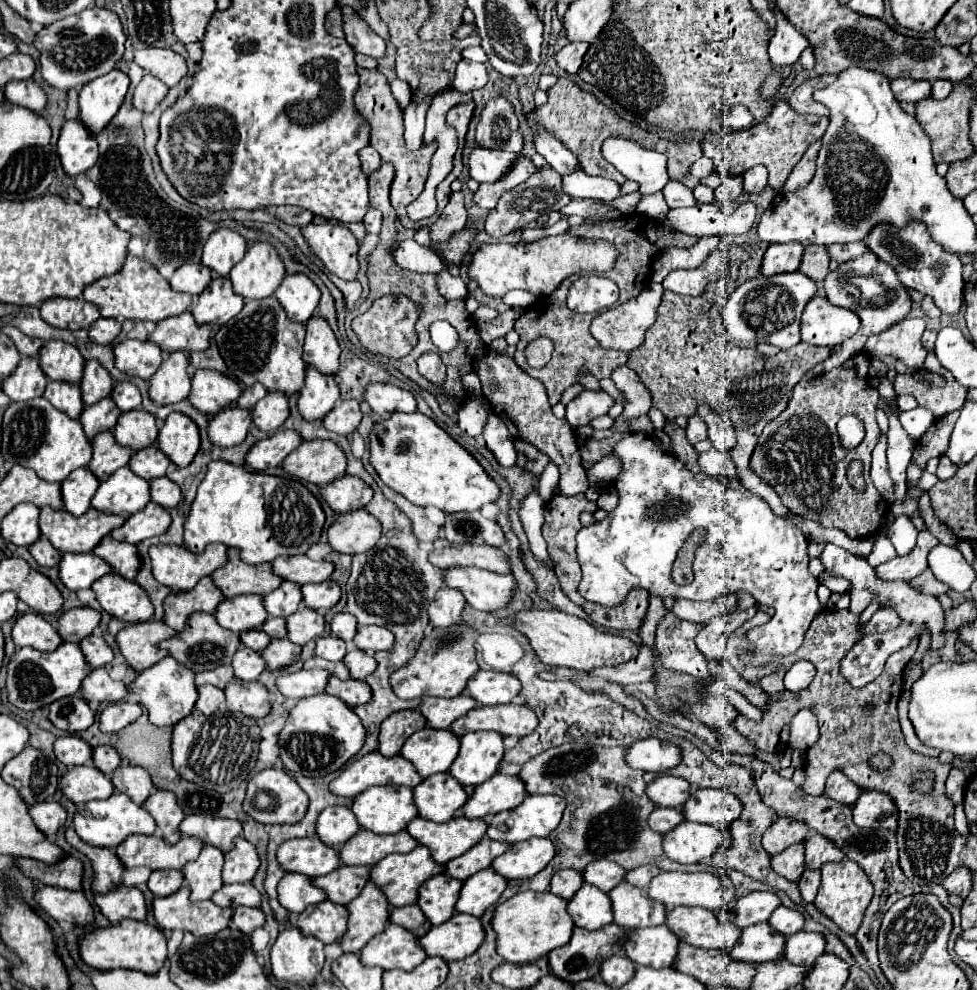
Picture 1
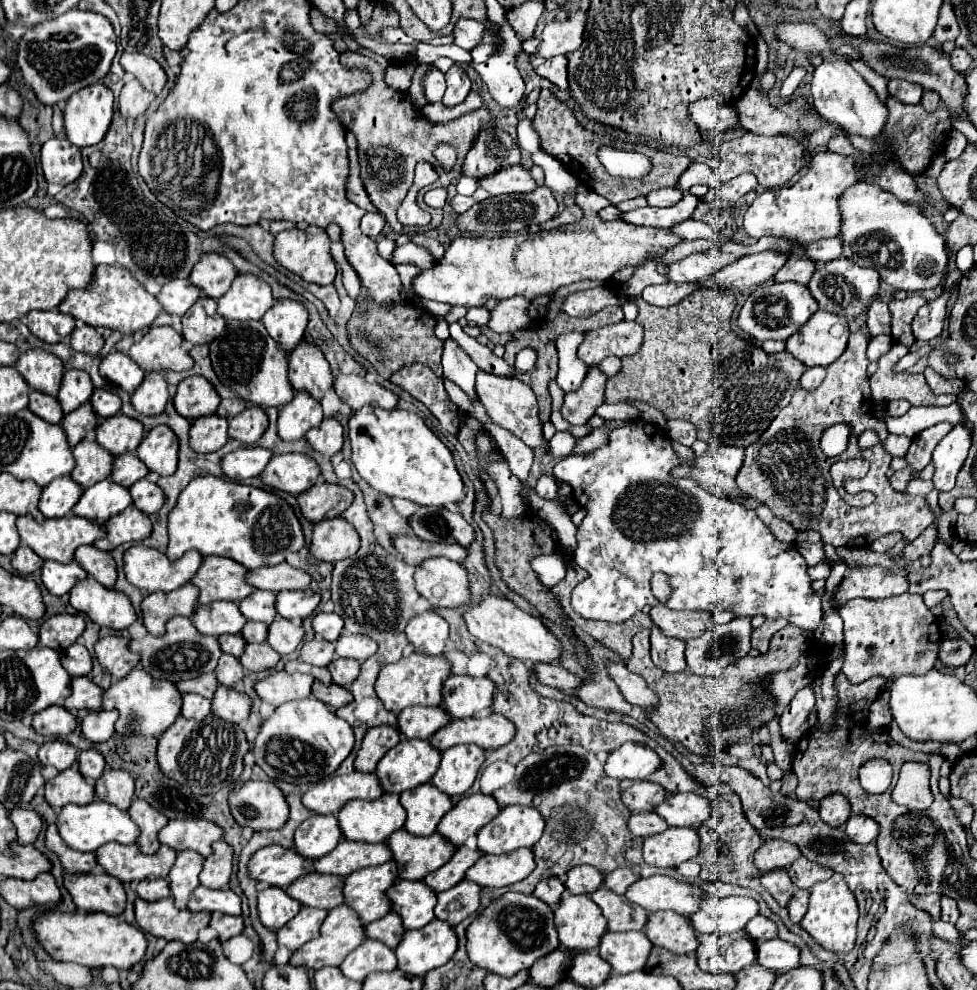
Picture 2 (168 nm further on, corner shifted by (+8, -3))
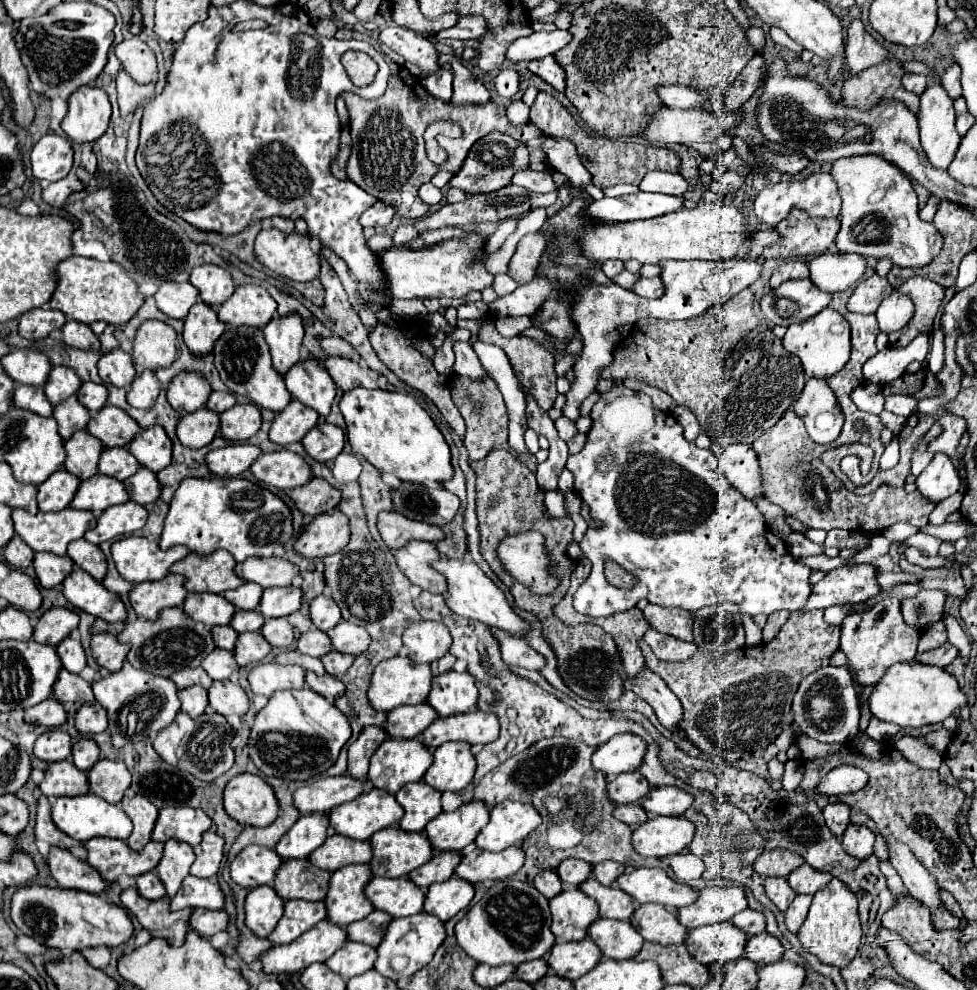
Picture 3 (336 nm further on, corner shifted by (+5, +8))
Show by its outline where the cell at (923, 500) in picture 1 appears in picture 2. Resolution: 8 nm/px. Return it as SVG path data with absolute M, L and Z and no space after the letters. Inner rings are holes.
M913 478L906 488L906 493L908 495L916 496L923 495L925 496L934 488L932 480L923 480L920 478Z

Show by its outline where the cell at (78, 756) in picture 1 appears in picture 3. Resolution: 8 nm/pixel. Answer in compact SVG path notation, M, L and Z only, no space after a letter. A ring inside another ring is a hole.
M47 730L45 734L37 736L33 754L45 762L67 760L71 756L71 738L61 730Z

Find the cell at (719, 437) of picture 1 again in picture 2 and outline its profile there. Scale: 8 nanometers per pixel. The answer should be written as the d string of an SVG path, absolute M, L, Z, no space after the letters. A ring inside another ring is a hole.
M718 447L714 451L714 461L716 469L722 471L724 475L734 477L742 465L744 459L744 449L742 447Z

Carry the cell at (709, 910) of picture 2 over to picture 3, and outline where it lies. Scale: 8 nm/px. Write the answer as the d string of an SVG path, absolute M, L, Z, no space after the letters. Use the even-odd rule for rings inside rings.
M709 886L699 890L699 898L677 910L677 920L685 924L687 930L703 926L705 922L725 922L731 920L737 912L747 908L745 892L739 886Z

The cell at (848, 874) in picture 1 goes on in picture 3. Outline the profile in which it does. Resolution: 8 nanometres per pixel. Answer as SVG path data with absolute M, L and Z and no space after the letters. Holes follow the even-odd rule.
M833 878L829 886L819 890L813 896L813 904L809 908L809 914L797 934L801 946L805 952L813 954L819 958L819 962L835 966L835 968L845 968L857 954L857 948L861 944L861 924L859 924L859 914L857 914L857 898L853 896L851 890L847 890L841 880Z

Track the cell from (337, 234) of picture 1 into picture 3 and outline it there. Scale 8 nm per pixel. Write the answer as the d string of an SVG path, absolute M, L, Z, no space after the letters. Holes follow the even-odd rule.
M267 228L257 234L255 258L275 276L293 282L309 282L319 274L319 256L311 252L307 234L283 234Z

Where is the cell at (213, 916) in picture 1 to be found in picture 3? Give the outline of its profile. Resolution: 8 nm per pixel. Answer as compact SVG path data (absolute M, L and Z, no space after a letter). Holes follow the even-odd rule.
M125 888L121 892L121 904L131 912L137 922L151 932L151 936L165 938L169 946L181 946L185 942L185 934L189 930L191 908L169 912L169 900L145 900L139 896L135 888Z

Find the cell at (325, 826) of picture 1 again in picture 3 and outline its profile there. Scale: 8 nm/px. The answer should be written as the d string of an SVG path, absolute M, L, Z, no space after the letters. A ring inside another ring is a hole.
M309 814L301 816L293 828L277 842L275 852L283 860L301 860L307 858L313 850L317 850L327 838L329 822L325 814Z

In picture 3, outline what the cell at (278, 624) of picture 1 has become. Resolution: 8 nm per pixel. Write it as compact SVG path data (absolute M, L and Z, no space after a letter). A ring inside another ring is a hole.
M235 610L229 626L233 626L233 630L237 630L241 634L241 632L255 632L255 630L259 630L263 626L263 622L265 622L265 618L257 610L253 610L253 612Z

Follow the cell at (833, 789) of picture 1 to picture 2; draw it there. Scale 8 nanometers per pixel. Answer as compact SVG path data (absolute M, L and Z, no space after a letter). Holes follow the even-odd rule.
M830 793L830 797L824 797L818 811L822 821L834 827L842 827L850 817L850 805L846 805L846 799L840 793Z

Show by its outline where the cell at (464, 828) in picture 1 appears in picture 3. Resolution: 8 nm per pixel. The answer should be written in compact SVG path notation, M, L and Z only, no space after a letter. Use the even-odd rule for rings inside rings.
M395 826L369 838L373 858L369 862L373 876L401 878L431 860L433 848L421 832L403 832Z

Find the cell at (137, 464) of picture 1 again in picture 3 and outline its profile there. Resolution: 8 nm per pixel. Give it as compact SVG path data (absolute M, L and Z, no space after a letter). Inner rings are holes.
M105 448L97 470L105 476L113 476L123 482L139 470L139 462L133 458L133 454L129 454L127 448Z

